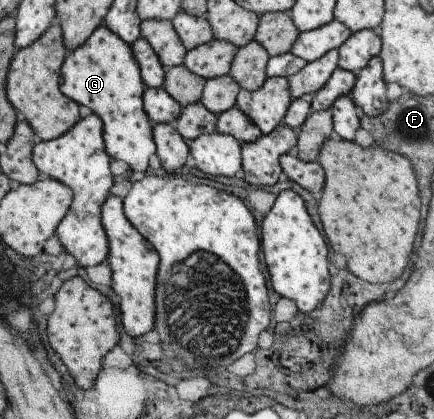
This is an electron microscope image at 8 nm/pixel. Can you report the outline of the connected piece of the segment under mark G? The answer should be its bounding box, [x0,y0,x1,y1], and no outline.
[60,24,156,173]

